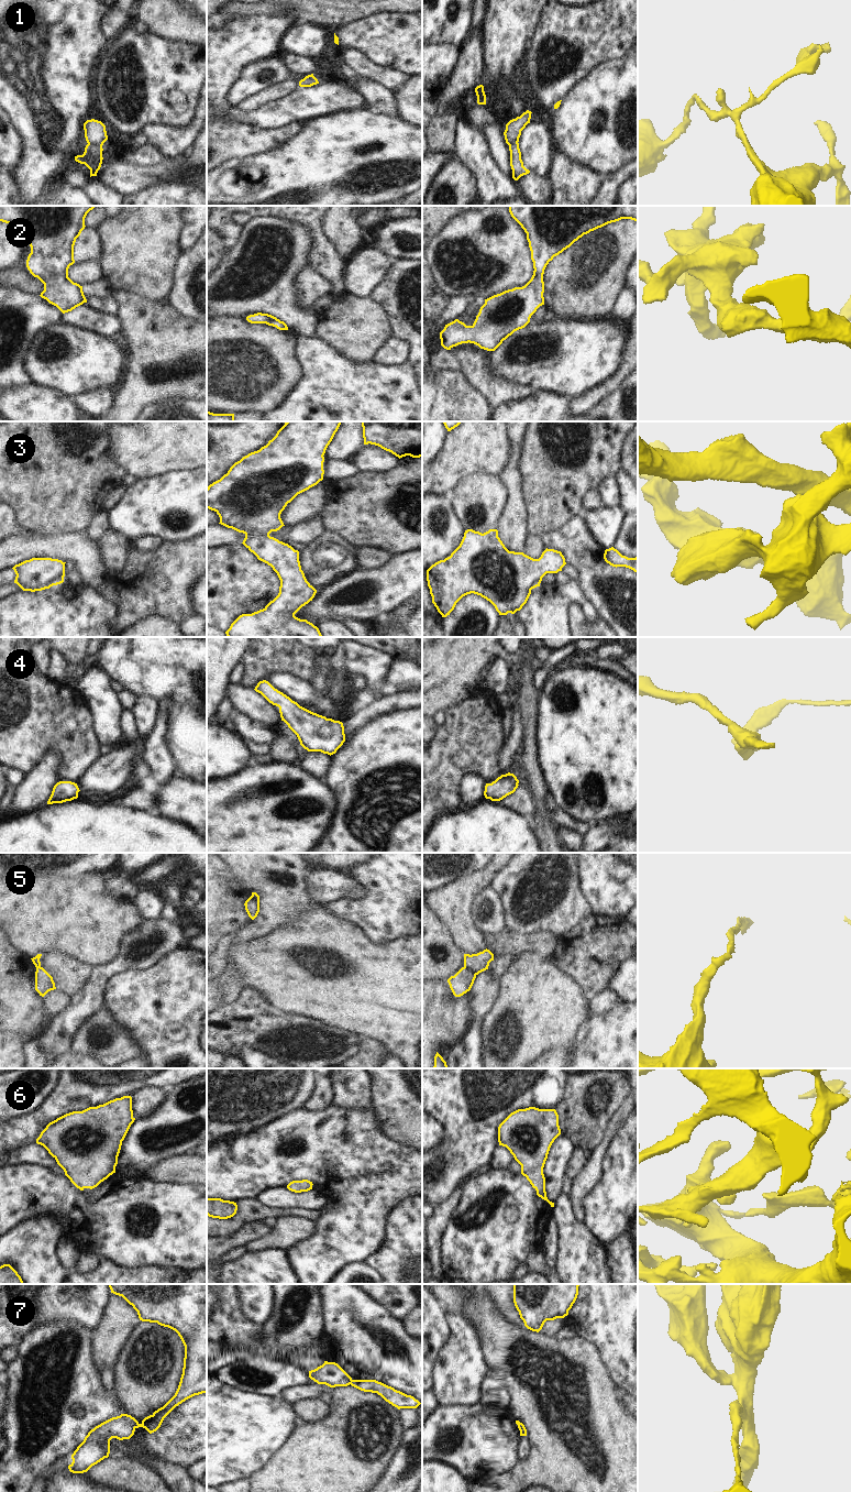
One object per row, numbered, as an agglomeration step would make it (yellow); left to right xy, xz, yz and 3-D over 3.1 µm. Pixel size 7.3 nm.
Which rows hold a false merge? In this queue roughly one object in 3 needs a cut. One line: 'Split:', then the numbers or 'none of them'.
Split: 1, 5, 7

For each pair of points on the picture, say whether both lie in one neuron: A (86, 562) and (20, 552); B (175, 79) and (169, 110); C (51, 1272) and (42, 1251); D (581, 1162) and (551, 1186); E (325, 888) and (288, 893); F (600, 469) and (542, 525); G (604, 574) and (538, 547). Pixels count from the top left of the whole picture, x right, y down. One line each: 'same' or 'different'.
A: same
B: same
C: same
D: different
E: different
F: same
G: different

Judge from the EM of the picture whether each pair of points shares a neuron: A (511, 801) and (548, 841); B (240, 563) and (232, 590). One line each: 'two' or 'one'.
A: two
B: one

